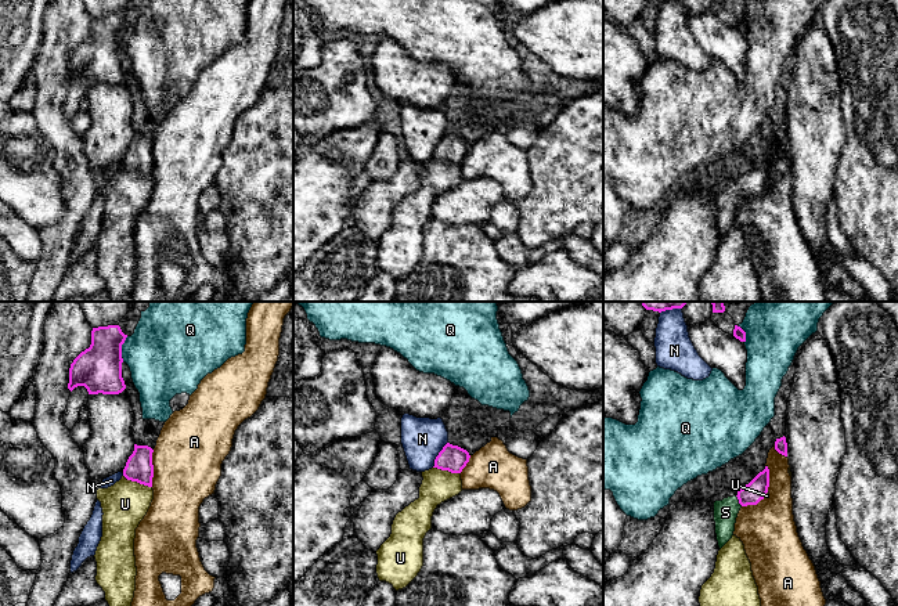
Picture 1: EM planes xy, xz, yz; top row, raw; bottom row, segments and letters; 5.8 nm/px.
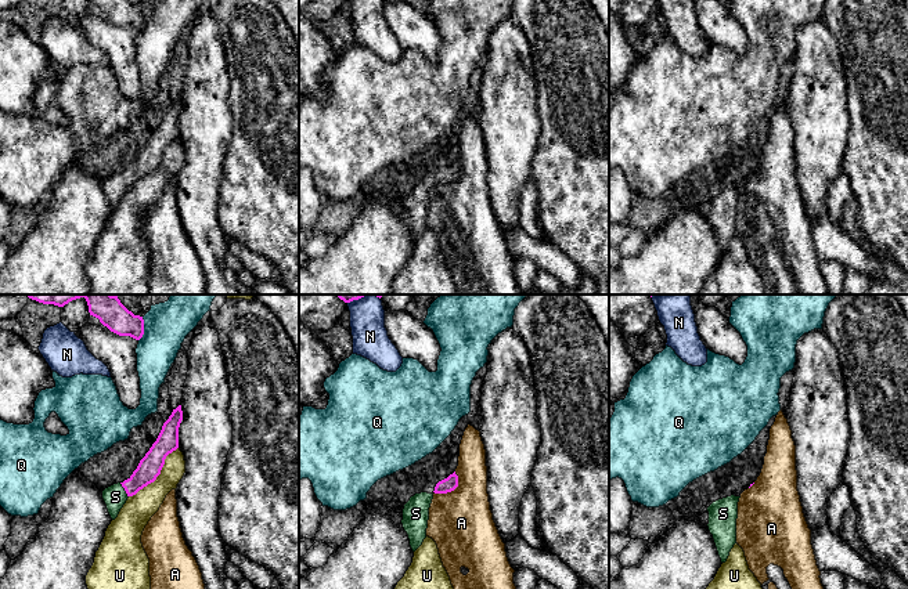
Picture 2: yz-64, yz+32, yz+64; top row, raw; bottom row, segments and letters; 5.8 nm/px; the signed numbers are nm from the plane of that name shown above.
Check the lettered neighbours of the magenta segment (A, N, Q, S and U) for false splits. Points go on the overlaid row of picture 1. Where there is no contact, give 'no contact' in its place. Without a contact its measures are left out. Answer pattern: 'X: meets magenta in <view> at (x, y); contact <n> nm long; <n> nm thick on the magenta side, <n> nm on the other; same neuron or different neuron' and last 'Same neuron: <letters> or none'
A: meets magenta in xy at (152, 468); contact 220 nm long; 160 nm thick on the magenta side, 400 nm on the other; different neuron
N: meets magenta in xz at (439, 454); contact 180 nm long; 160 nm thick on the magenta side, 240 nm on the other; different neuron
Q: meets magenta in xy at (121, 349); contact 160 nm long; 280 nm thick on the magenta side, 420 nm on the other; different neuron
S: meets magenta in yz at (739, 501); contact 80 nm long; 120 nm thick on the magenta side, 140 nm on the other; same neuron
U: meets magenta in xy at (137, 482); contact 180 nm long; 160 nm thick on the magenta side, 260 nm on the other; different neuron
Same neuron: S

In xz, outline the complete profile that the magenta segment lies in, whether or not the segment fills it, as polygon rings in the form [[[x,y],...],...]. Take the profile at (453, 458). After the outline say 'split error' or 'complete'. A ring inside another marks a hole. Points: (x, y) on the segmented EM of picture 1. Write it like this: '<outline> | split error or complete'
[[[447,443],[434,459],[434,466],[451,473],[461,473],[469,462],[469,452],[458,446]]] | complete

